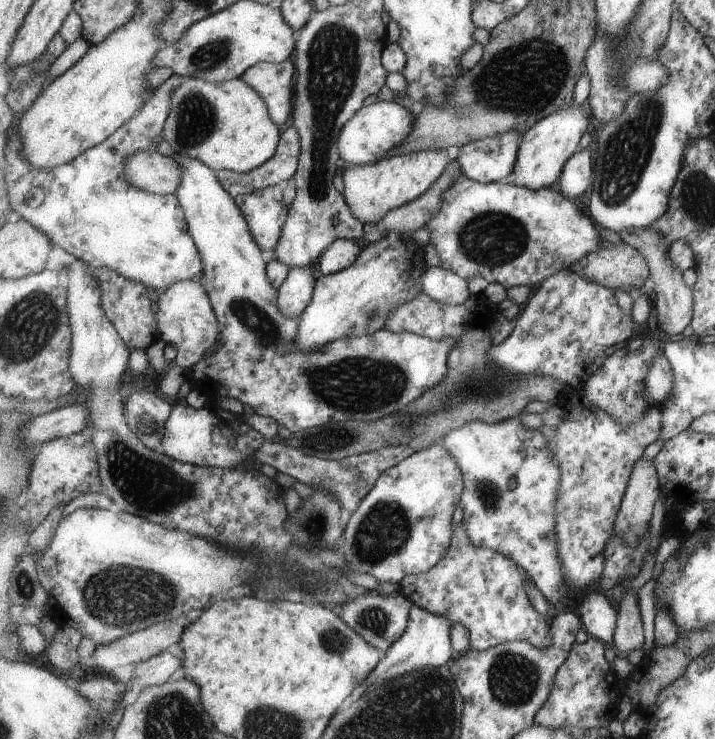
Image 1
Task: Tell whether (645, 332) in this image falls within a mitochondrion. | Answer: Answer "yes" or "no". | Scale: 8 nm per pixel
no

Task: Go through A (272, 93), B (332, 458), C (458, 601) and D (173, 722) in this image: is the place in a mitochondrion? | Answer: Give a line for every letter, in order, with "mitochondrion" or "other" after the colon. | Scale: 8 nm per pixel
A: other
B: other
C: other
D: mitochondrion

